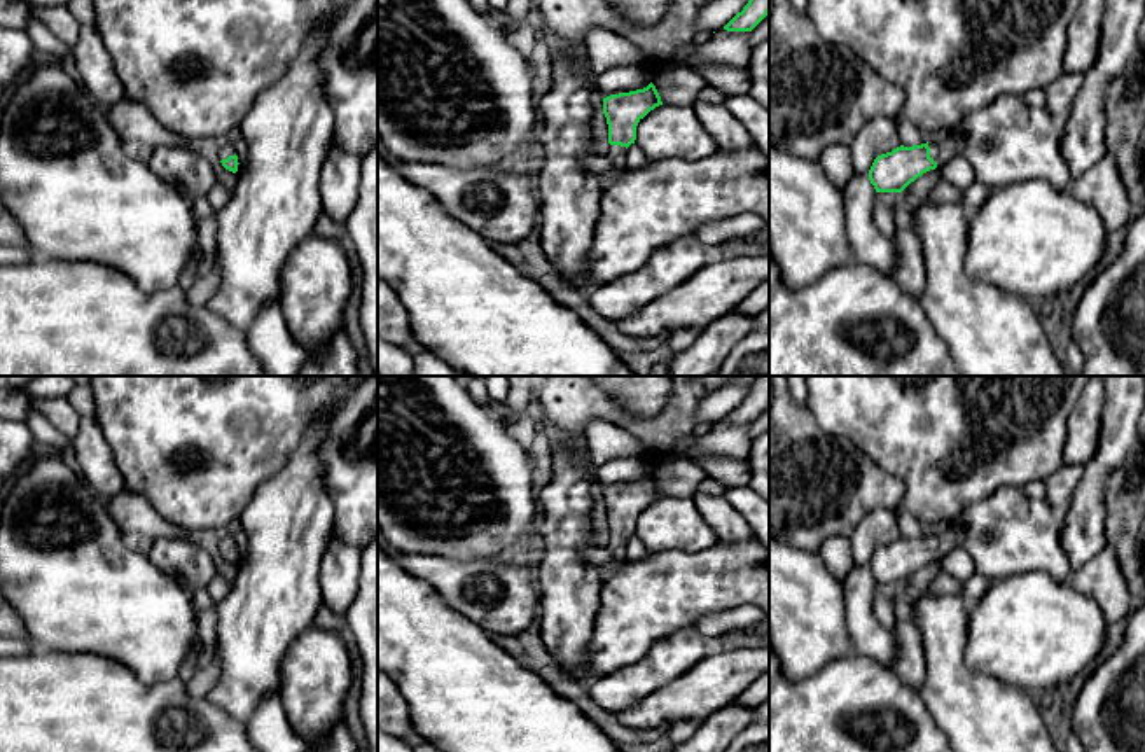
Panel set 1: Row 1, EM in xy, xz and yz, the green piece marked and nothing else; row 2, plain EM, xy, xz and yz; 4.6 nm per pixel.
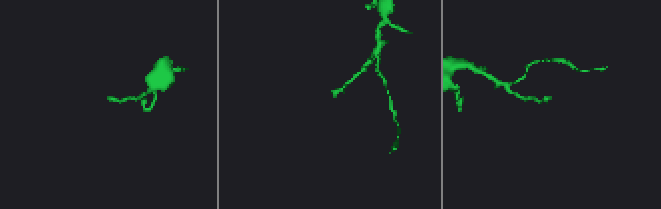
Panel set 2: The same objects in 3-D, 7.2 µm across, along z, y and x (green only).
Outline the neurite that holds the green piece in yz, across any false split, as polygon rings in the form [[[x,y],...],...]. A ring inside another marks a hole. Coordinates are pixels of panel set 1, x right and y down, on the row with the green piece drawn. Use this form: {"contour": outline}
{"contour": [[[944,135],[928,138],[926,143],[913,147],[897,147],[892,152],[874,159],[869,170],[869,180],[876,192],[902,192],[923,173],[940,168],[954,154],[961,154],[963,136]]]}

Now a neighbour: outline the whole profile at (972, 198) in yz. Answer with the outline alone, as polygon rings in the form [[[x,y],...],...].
[[[974,180],[965,191],[961,191],[961,199],[958,201],[958,205],[961,206],[963,217],[968,222],[975,217],[988,196],[989,189],[977,180]]]

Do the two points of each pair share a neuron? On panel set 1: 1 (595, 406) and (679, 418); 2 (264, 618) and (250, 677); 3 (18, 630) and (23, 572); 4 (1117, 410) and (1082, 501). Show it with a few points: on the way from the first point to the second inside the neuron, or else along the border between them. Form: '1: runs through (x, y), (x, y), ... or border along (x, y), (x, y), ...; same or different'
1: runs through (616, 413), (633, 425), (658, 425); same
2: runs through (254, 632), (250, 663); same
3: border along (18, 612), (30, 639); different
4: runs through (1117, 432), (1116, 450), (1096, 478); same

